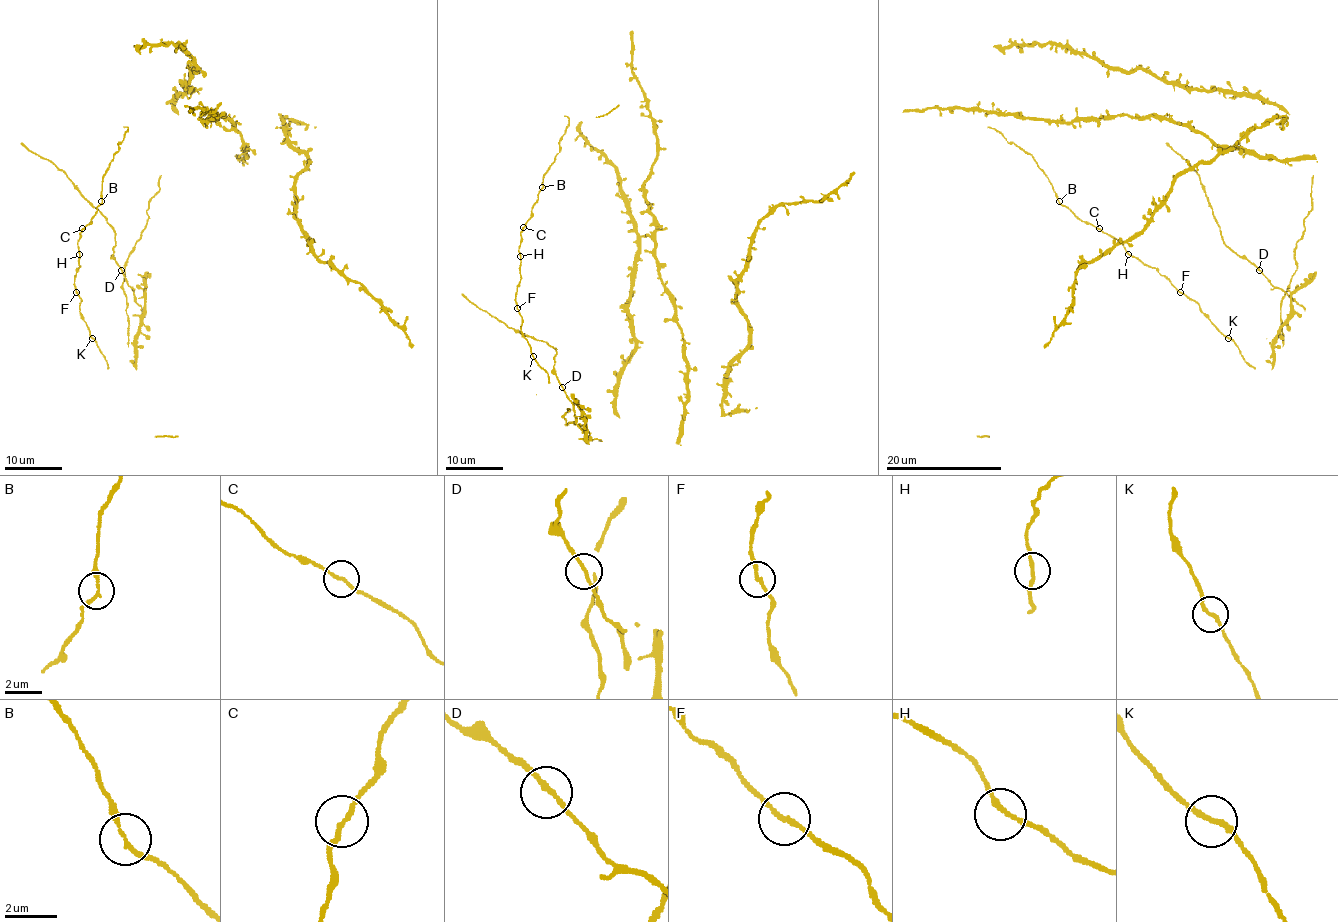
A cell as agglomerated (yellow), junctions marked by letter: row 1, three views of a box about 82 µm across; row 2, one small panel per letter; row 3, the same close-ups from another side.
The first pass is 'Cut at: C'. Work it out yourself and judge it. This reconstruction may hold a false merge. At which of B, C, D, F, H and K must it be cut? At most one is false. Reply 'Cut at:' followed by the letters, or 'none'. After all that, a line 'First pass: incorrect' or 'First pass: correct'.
Cut at: none
First pass: incorrect

